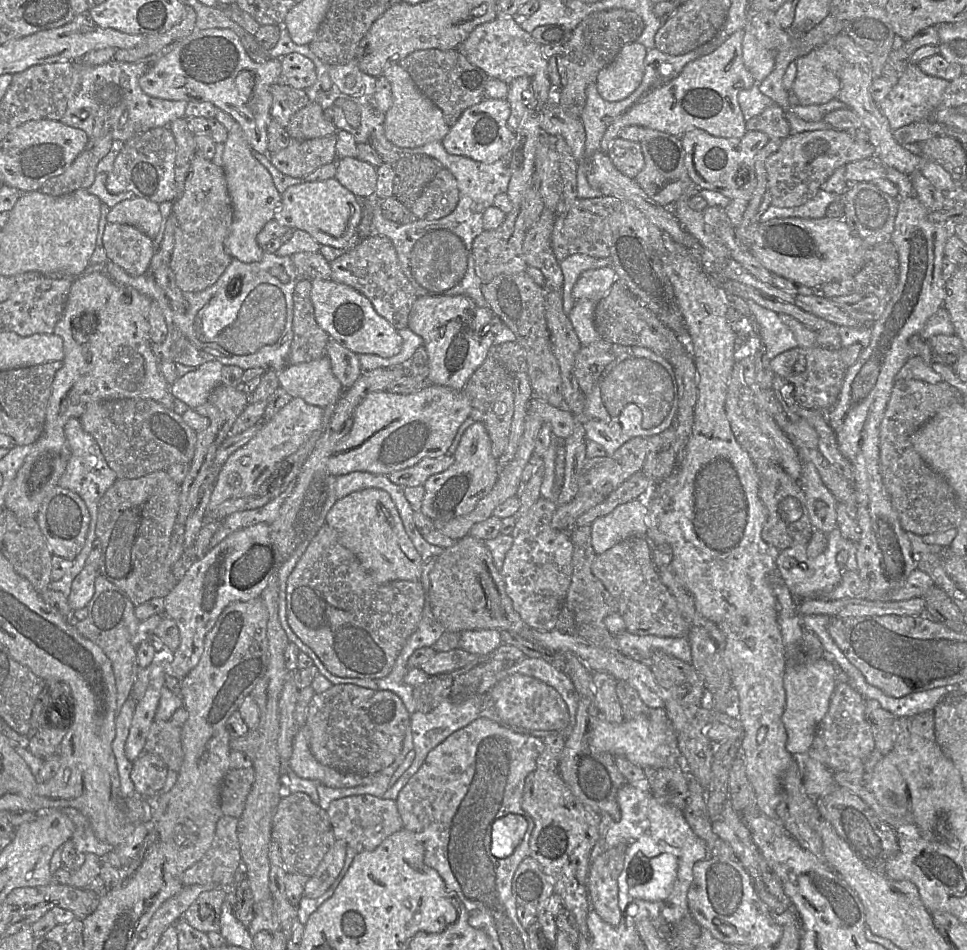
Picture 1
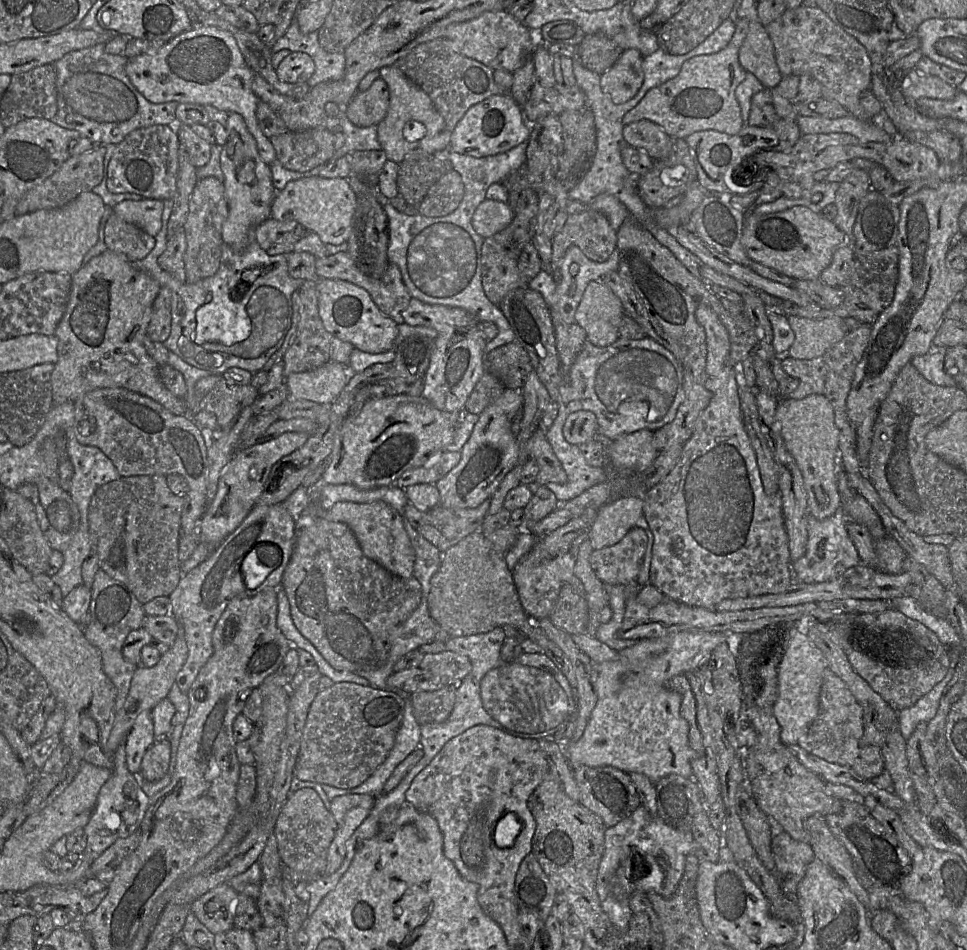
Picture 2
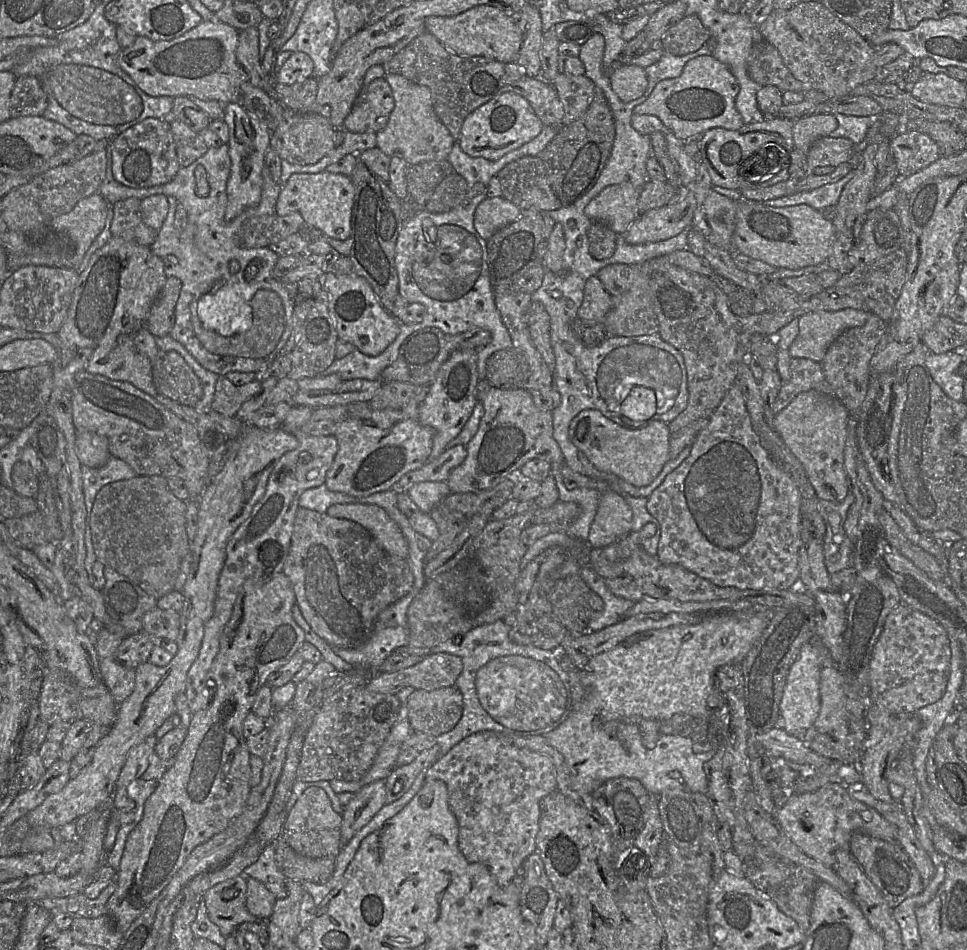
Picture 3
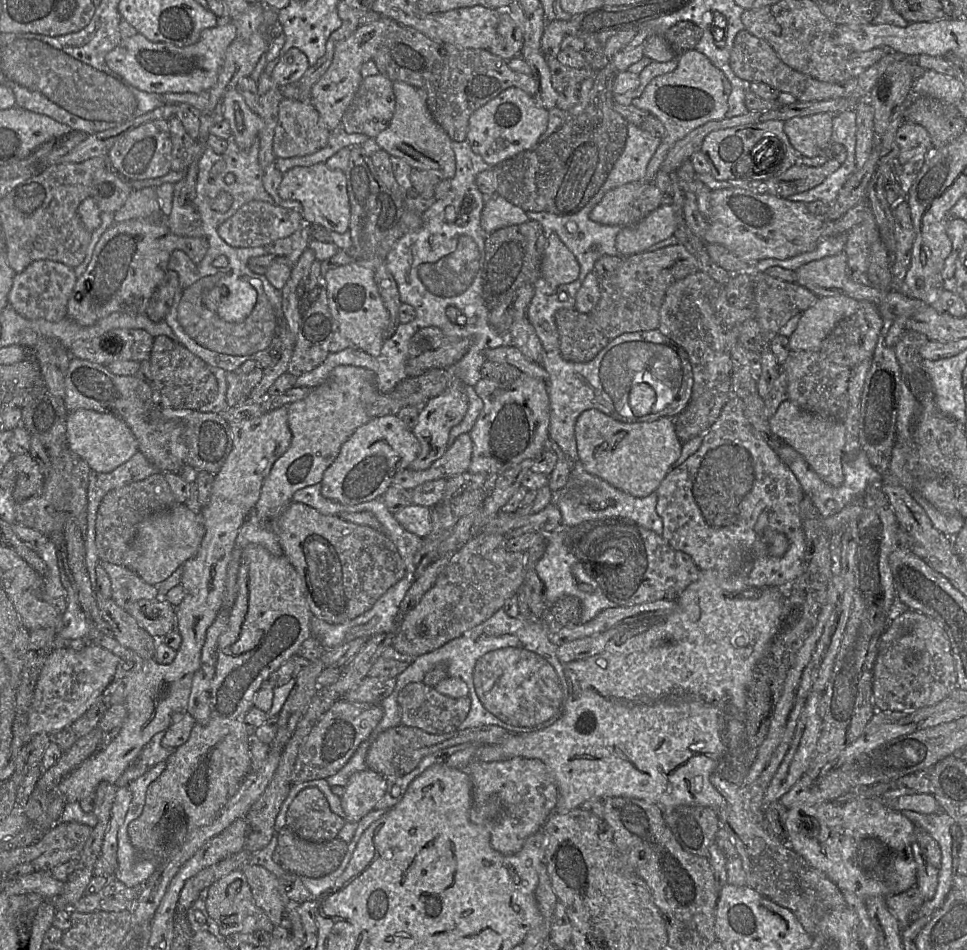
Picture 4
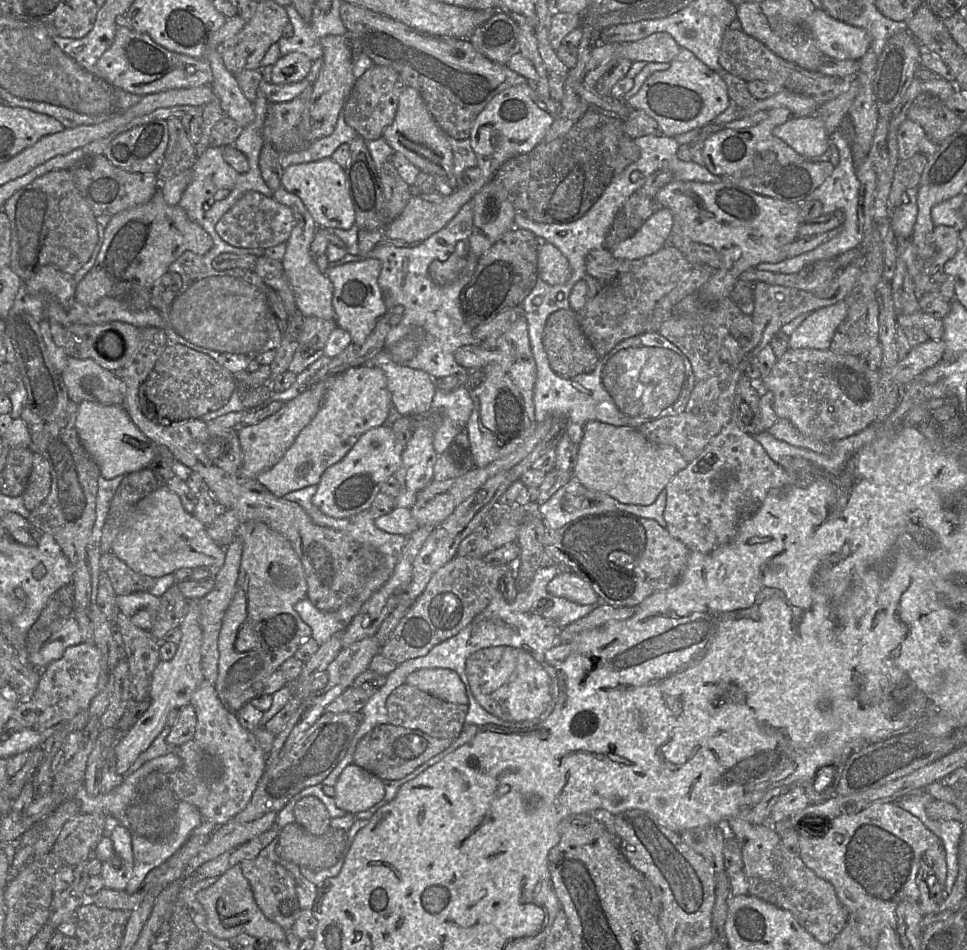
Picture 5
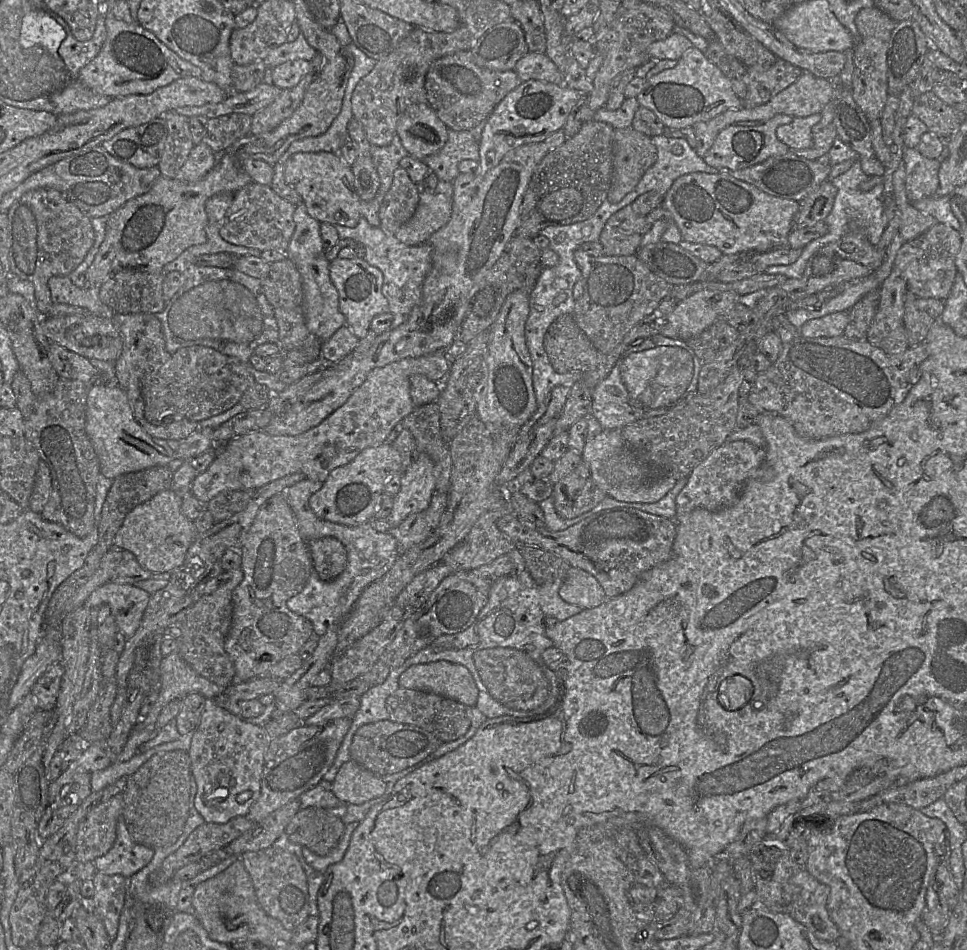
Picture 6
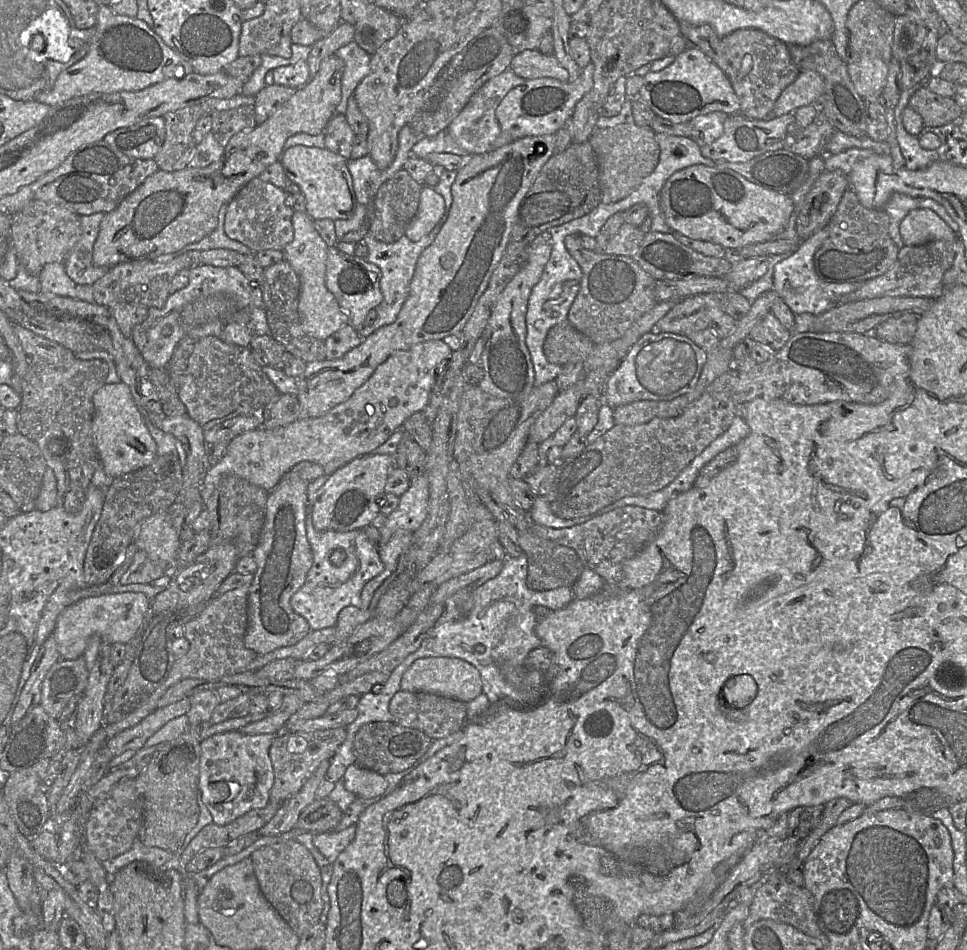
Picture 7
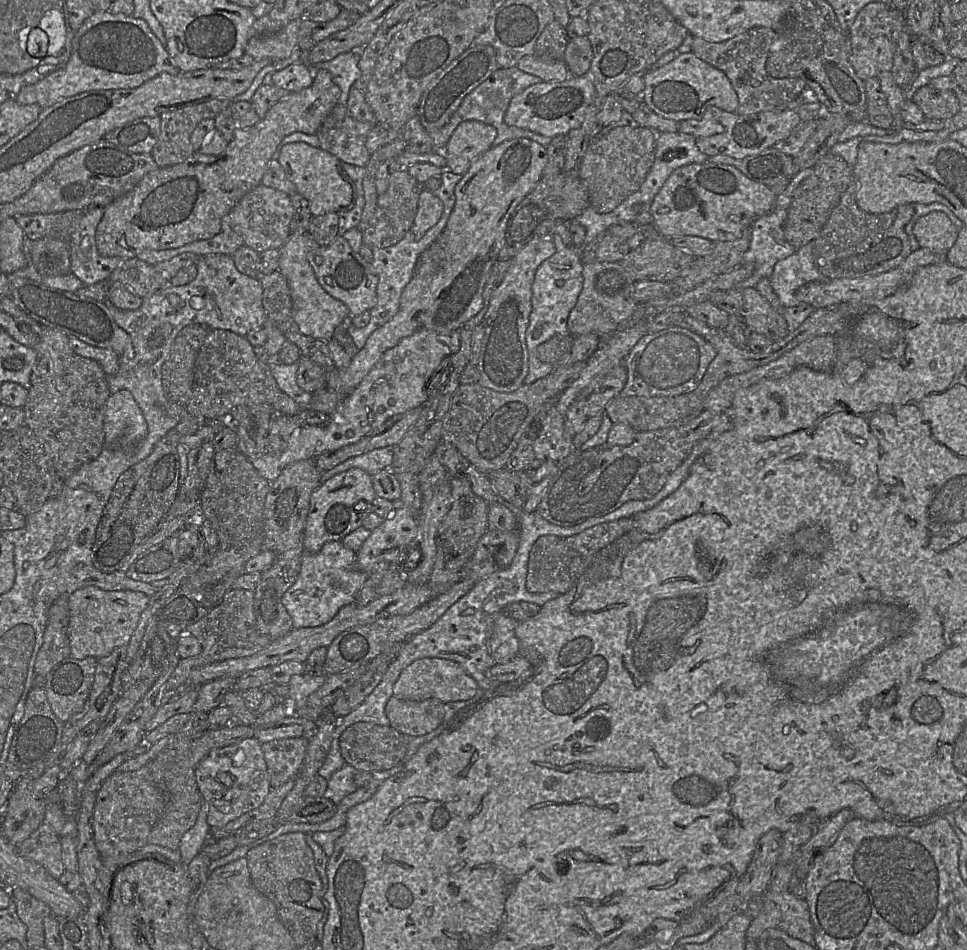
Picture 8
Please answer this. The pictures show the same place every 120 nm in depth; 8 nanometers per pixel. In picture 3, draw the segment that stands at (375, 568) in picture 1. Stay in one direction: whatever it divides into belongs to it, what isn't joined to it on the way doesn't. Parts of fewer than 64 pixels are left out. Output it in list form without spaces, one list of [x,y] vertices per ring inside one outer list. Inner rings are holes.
[[[334,504],[327,509],[326,514],[361,525],[380,548],[390,555],[407,559],[407,541],[397,524],[381,507],[373,504]]]

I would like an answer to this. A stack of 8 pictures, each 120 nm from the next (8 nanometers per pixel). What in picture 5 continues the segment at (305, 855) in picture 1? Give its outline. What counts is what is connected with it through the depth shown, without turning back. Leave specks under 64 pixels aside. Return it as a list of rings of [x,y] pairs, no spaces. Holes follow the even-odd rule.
[[[314,796],[300,799],[293,809],[295,823],[313,835],[324,834],[331,826],[326,806]]]

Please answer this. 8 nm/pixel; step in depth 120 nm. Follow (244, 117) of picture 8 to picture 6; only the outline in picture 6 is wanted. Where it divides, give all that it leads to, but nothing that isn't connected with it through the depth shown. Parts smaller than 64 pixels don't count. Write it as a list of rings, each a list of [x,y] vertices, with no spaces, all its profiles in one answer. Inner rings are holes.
[[[232,113],[209,119],[207,136],[203,142],[216,153],[225,152],[236,141],[251,133],[252,116]]]

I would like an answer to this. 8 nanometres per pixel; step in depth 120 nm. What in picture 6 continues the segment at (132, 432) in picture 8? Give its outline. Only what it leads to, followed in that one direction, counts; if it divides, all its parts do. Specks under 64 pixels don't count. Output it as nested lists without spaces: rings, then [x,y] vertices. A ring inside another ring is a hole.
[[[95,383],[87,395],[86,433],[99,458],[101,474],[110,479],[154,466],[166,466],[175,460],[182,463],[193,461],[211,448],[223,448],[224,445],[214,445],[214,431],[215,428],[210,427],[198,429],[182,440],[179,449],[174,451],[165,440],[152,437],[138,423],[128,397],[120,386]]]

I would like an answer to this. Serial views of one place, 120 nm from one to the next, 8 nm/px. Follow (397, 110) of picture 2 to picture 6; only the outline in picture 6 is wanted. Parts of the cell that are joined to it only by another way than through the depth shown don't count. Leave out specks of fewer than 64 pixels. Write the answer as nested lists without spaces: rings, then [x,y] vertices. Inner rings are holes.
[[[417,103],[404,111],[397,123],[396,135],[411,157],[423,160],[443,148],[448,128],[428,103]]]

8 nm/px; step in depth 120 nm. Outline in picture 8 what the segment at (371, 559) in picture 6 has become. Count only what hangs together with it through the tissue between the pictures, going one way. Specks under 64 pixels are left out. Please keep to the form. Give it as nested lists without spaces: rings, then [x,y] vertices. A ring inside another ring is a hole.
[[[341,540],[326,542],[317,553],[304,553],[297,580],[282,597],[294,628],[324,625],[342,607],[355,603],[370,576],[356,568],[356,558],[356,552],[346,548]]]

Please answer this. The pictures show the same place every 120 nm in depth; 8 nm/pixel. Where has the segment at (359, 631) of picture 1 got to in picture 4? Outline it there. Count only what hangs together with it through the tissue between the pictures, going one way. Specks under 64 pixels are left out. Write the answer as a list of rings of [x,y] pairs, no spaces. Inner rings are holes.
[[[292,501],[268,520],[268,528],[277,536],[284,555],[299,574],[311,613],[329,624],[345,623],[370,610],[406,574],[396,546],[384,532],[344,521],[337,516],[321,514],[304,503]]]

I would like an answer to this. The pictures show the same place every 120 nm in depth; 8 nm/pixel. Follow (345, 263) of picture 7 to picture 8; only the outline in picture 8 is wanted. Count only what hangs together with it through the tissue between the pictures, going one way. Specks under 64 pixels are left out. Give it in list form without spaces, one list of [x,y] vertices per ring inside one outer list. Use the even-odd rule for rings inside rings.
[[[337,235],[329,245],[312,249],[307,259],[321,287],[345,304],[350,316],[361,315],[376,305],[378,278],[371,272],[371,264],[354,252],[343,236]]]

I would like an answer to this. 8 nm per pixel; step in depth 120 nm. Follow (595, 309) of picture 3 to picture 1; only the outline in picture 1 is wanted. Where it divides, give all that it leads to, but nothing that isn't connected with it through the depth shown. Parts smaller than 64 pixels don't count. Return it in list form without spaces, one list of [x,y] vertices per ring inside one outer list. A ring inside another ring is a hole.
[[[589,299],[577,300],[568,314],[582,346],[588,346],[601,339],[594,323],[597,302]]]

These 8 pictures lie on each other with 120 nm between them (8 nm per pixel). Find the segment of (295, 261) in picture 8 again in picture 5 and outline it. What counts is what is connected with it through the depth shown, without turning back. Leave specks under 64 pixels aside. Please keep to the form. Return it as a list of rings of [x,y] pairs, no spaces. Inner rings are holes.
[[[283,187],[273,192],[273,198],[279,203],[289,207],[294,215],[295,226],[290,238],[286,242],[287,251],[282,260],[285,277],[294,293],[298,311],[306,317],[318,317],[322,319],[335,319],[332,299],[334,287],[326,274],[319,271],[315,258],[310,251],[311,243],[318,229],[311,214],[296,195],[286,191]]]

